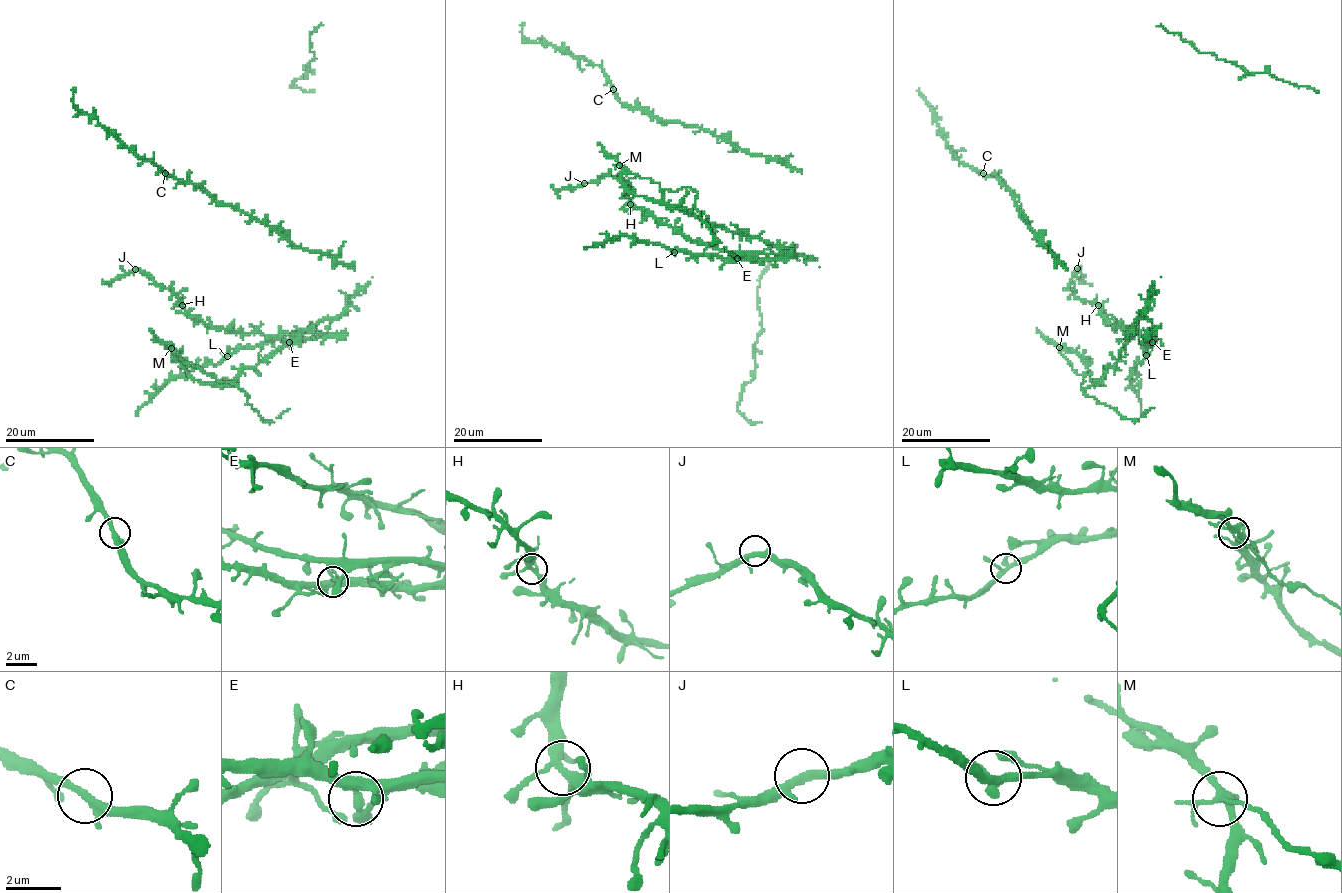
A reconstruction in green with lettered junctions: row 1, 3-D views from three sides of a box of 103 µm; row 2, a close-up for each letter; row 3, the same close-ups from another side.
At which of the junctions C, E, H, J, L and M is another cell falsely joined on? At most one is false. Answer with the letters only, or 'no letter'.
M

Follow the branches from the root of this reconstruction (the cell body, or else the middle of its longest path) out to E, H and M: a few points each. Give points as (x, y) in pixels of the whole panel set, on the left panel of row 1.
E: (348, 295), (346, 309), (329, 321), (326, 332), (289, 342)
H: (348, 295), (346, 309), (329, 321), (326, 332), (297, 339), (235, 333), (209, 327), (182, 306)
M: (348, 295), (341, 313), (299, 330), (254, 366), (220, 386), (194, 379), (171, 348)

